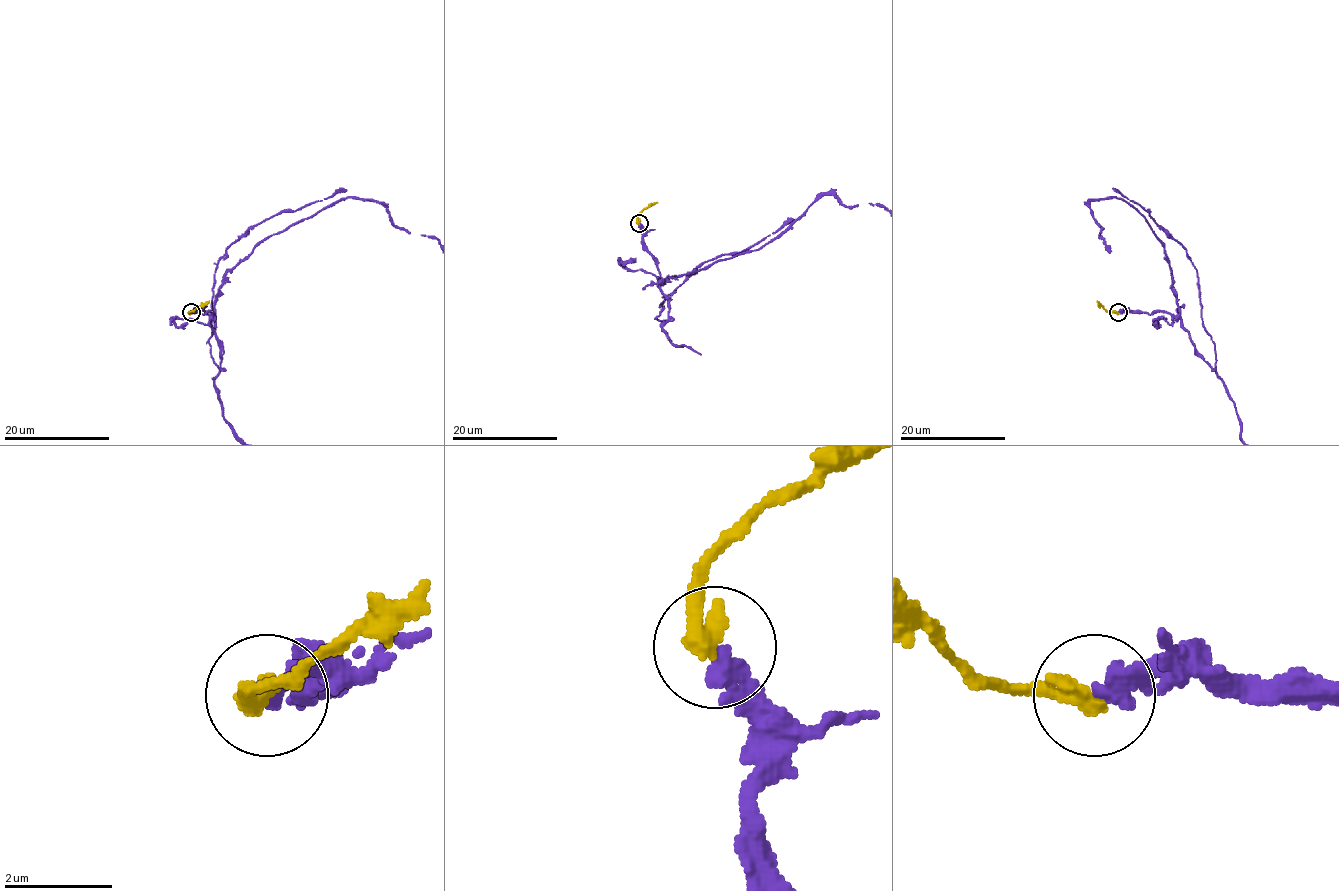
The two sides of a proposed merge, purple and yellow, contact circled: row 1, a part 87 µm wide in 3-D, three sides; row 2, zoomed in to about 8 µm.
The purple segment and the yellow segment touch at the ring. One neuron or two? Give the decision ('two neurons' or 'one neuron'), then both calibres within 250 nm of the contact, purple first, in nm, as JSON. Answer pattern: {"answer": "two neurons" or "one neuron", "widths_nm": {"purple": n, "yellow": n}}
{"answer": "one neuron", "widths_nm": {"purple": 320, "yellow": 380}}

